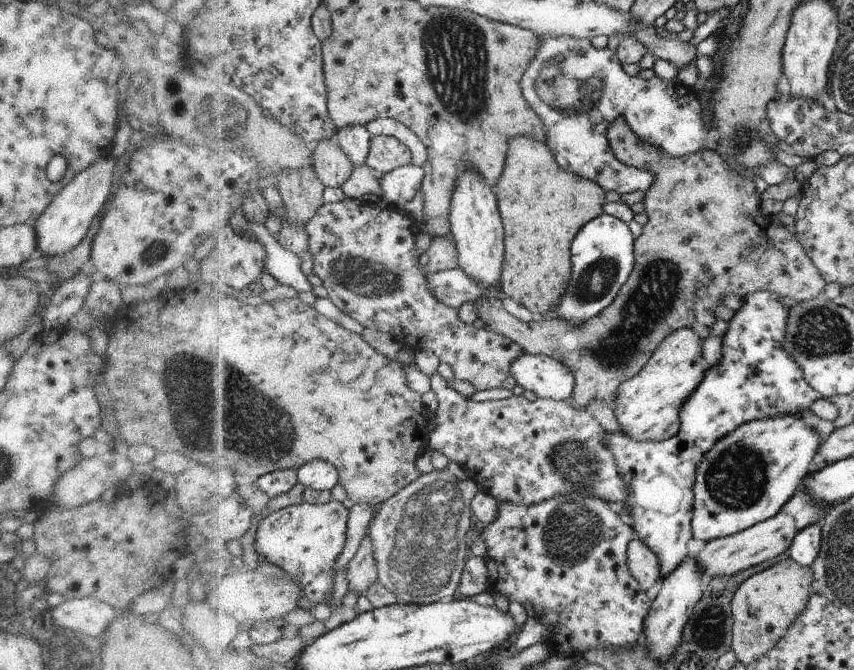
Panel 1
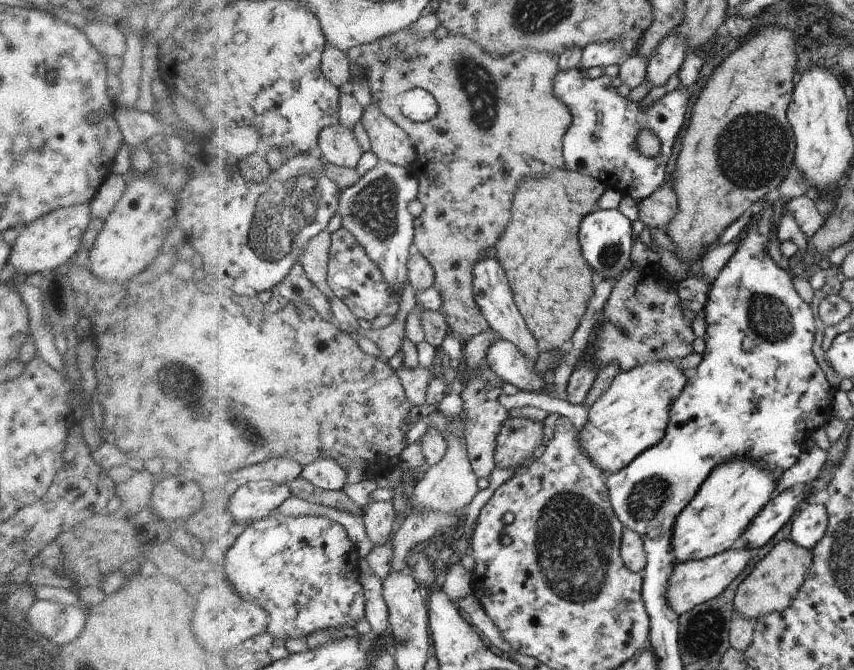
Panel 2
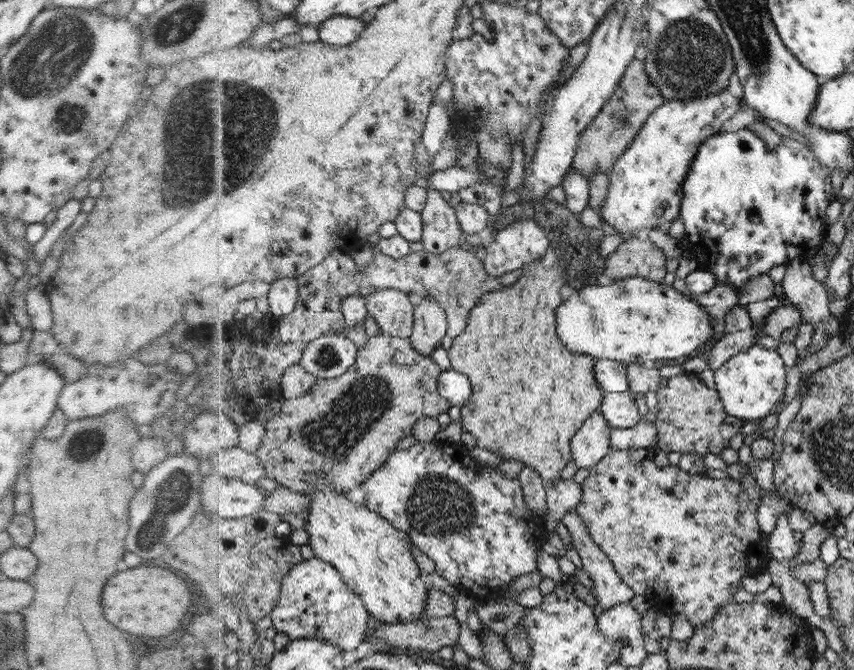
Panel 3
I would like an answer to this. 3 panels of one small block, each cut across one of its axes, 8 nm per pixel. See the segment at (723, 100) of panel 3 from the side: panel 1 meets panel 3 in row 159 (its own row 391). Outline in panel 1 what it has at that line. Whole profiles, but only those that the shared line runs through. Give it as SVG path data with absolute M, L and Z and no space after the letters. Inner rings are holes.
M680 328L669 334L641 371L621 385L612 403L613 415L628 438L636 442L663 441L678 434L682 407L705 378L702 344L696 333L691 328Z

